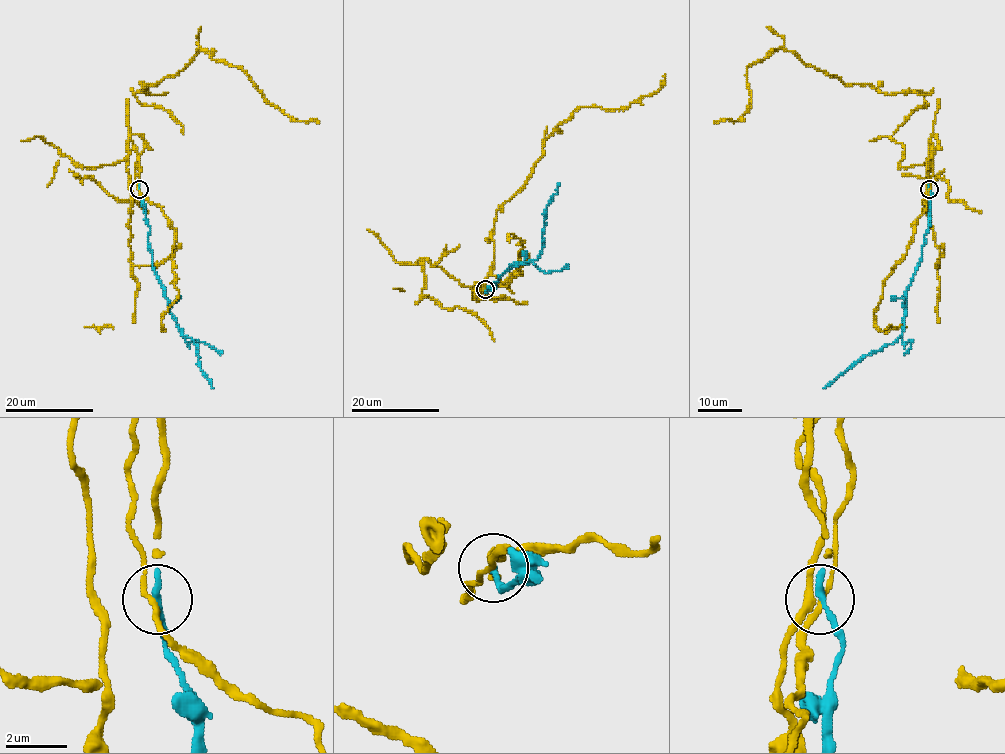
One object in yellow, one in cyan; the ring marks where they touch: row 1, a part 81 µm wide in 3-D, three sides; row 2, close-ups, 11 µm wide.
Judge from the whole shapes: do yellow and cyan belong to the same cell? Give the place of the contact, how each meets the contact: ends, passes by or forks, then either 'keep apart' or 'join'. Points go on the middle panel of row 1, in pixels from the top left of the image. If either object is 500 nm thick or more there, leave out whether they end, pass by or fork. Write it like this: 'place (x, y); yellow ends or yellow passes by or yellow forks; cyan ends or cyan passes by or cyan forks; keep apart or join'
place (485, 289); yellow passes by; cyan ends; join

